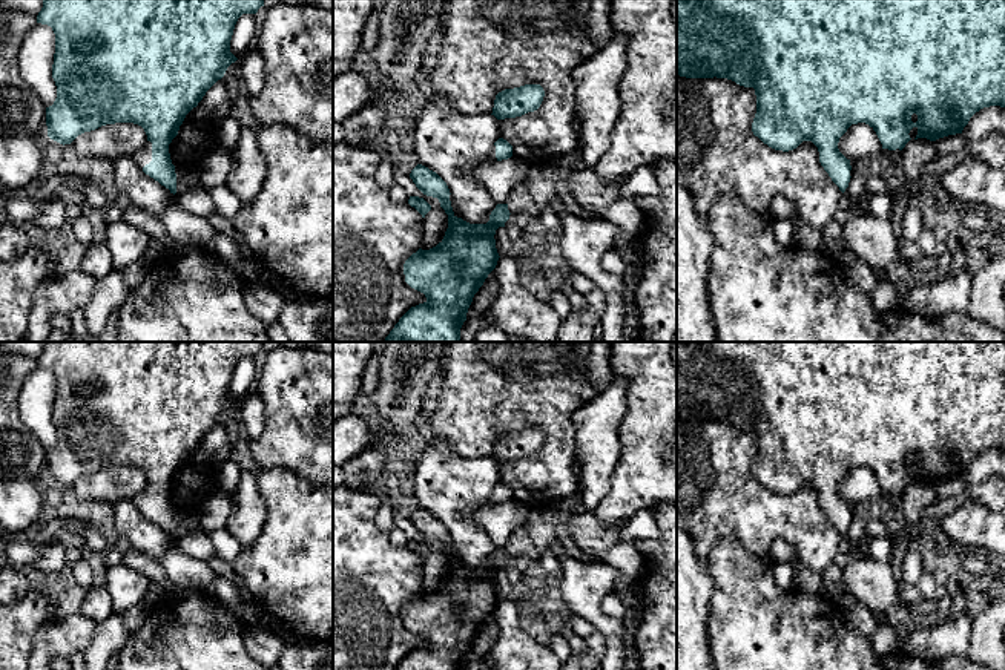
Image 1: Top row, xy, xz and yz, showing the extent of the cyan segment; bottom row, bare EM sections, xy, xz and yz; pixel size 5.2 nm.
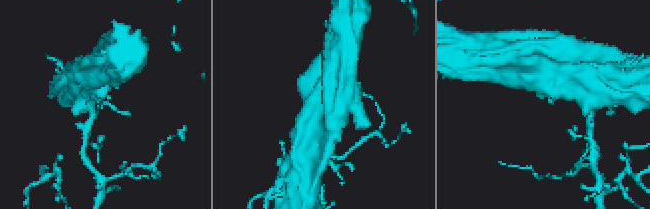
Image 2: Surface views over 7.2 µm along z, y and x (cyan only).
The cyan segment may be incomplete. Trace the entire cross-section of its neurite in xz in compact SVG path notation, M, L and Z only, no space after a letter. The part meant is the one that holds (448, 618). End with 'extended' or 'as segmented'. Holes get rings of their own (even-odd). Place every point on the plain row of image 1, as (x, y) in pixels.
M417 507L411 514L410 521L423 538L439 543L440 550L448 558L448 572L436 590L430 593L419 592L405 604L405 626L423 636L427 644L411 650L394 670L462 670L474 638L496 612L500 601L494 578L509 563L508 547L497 547L486 567L470 567L454 558L450 532L436 515Z; as segmented

